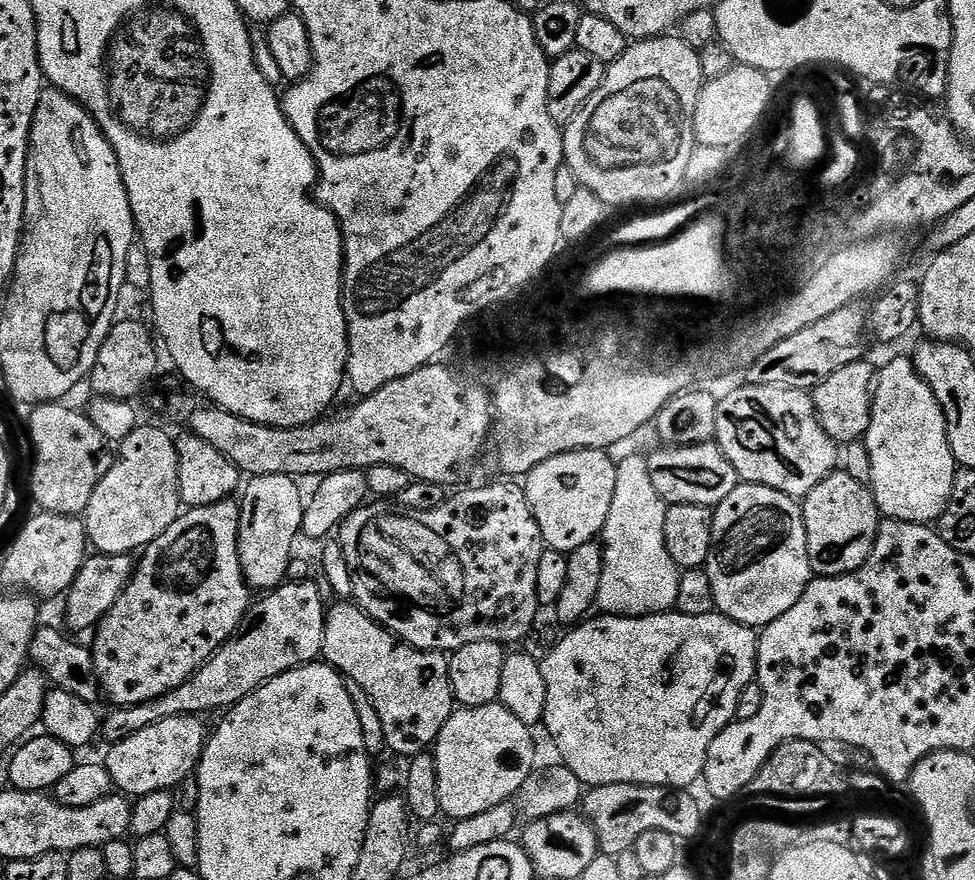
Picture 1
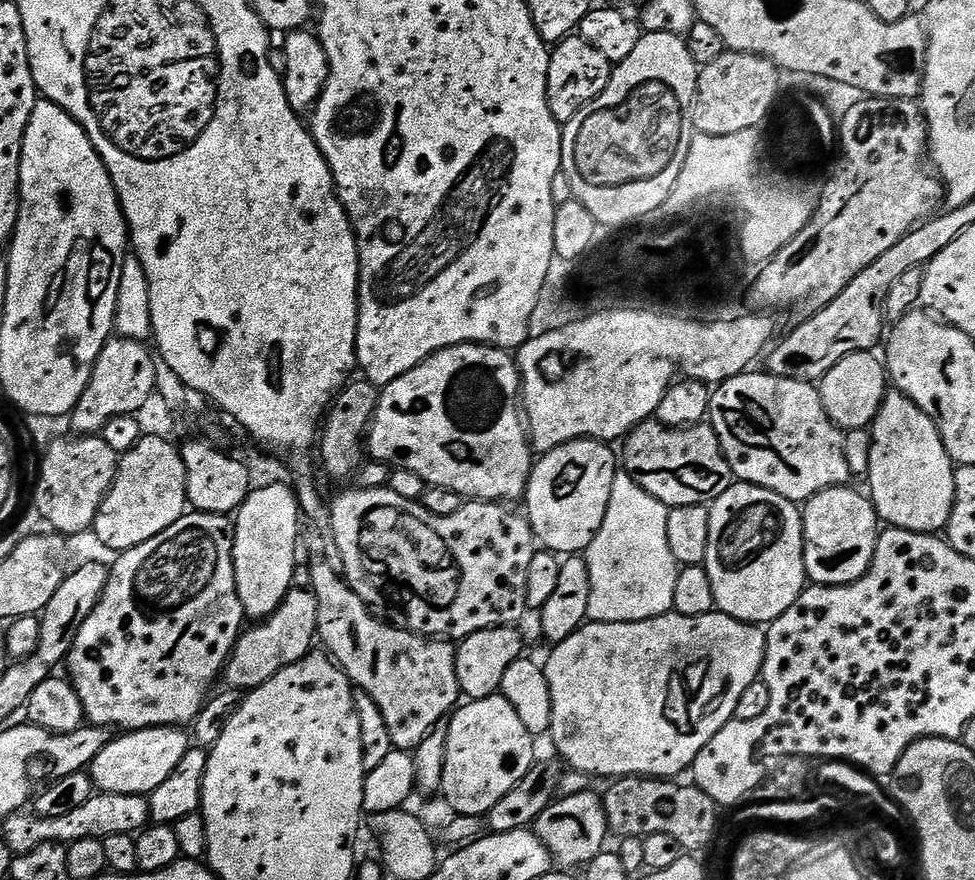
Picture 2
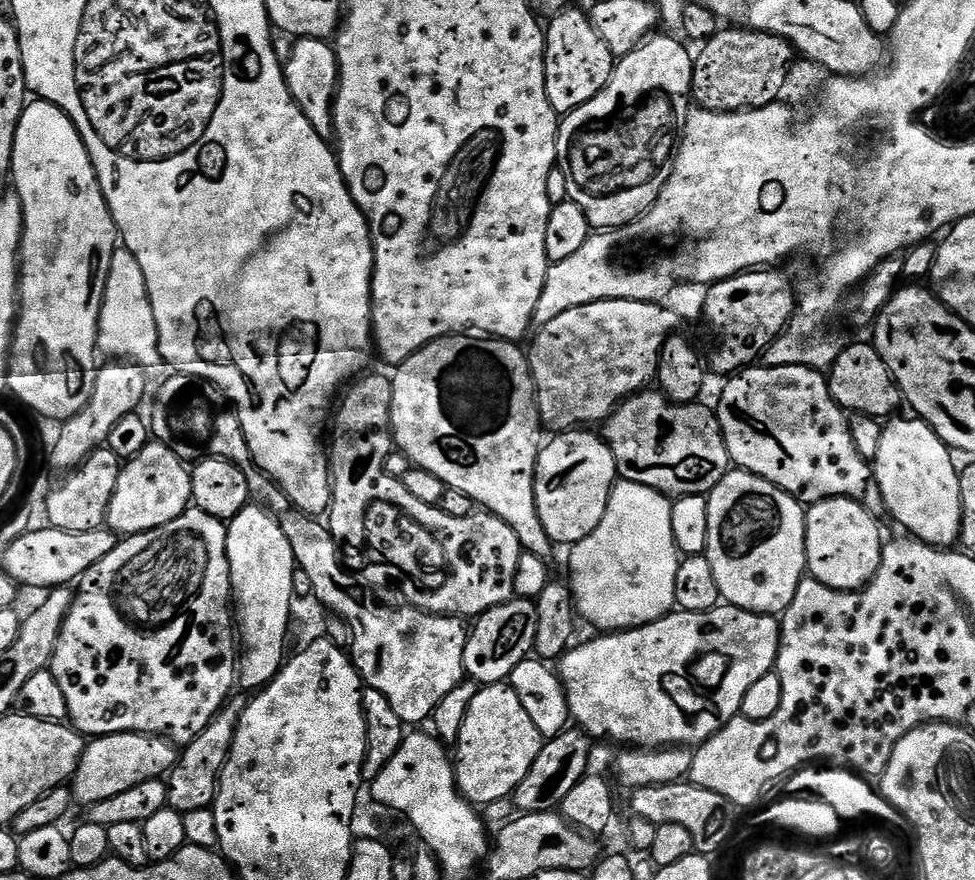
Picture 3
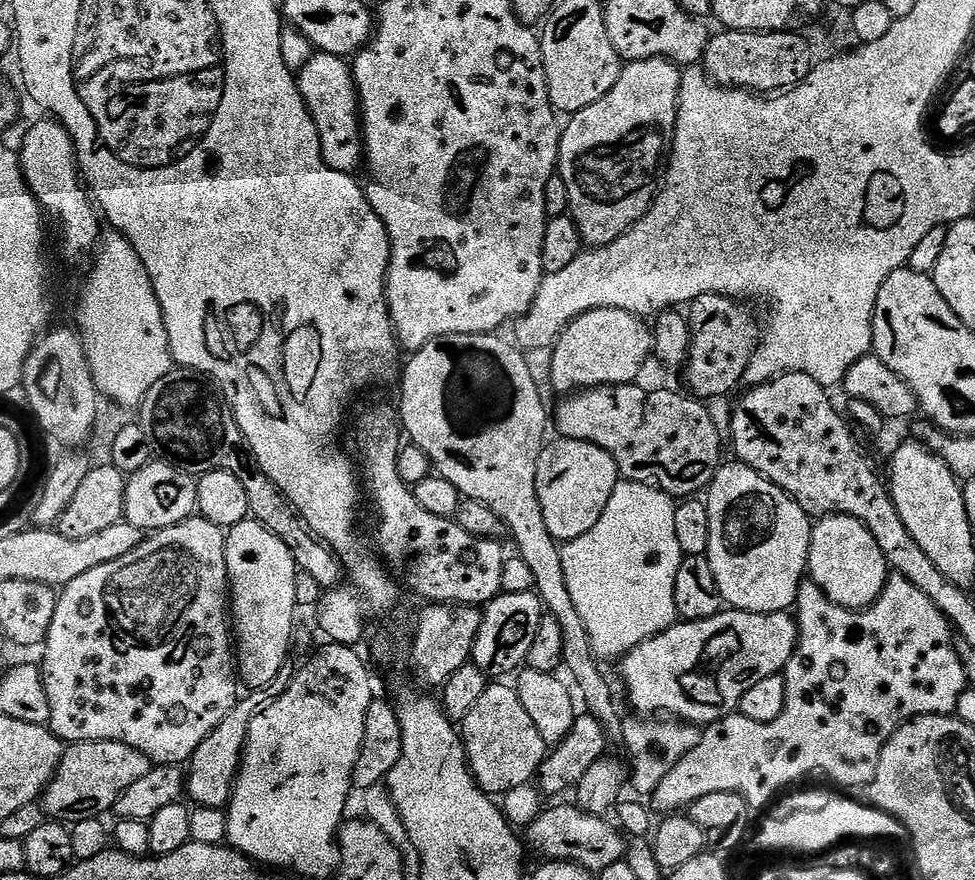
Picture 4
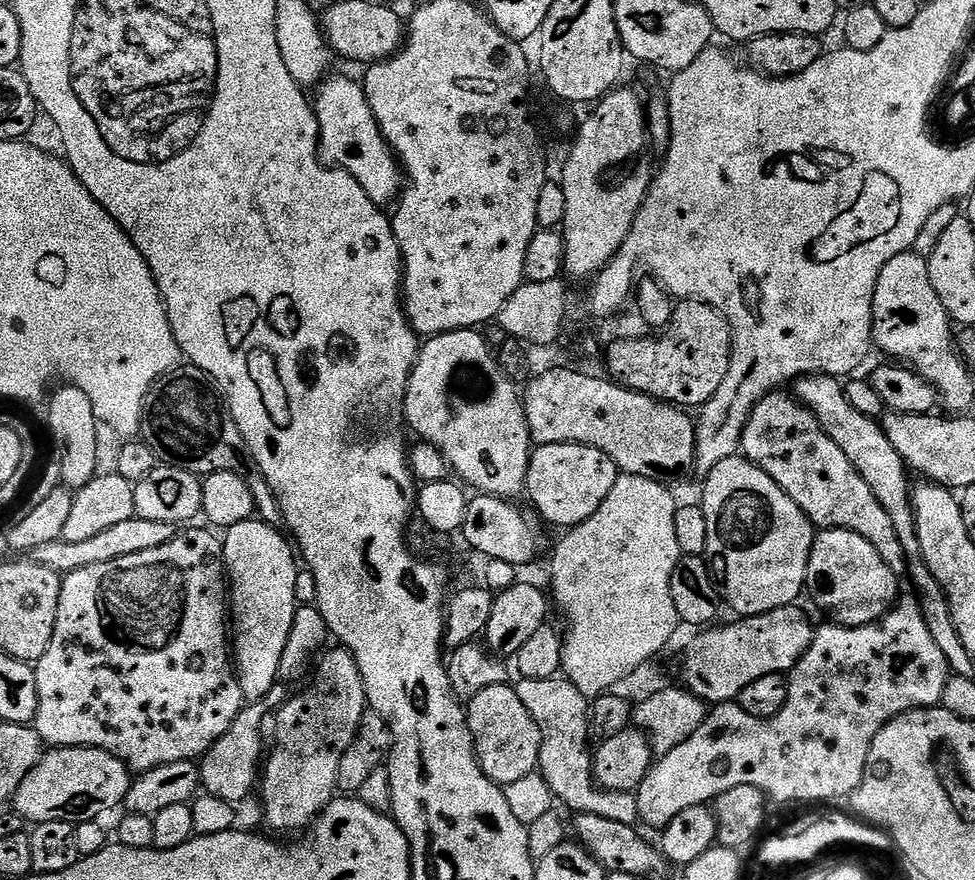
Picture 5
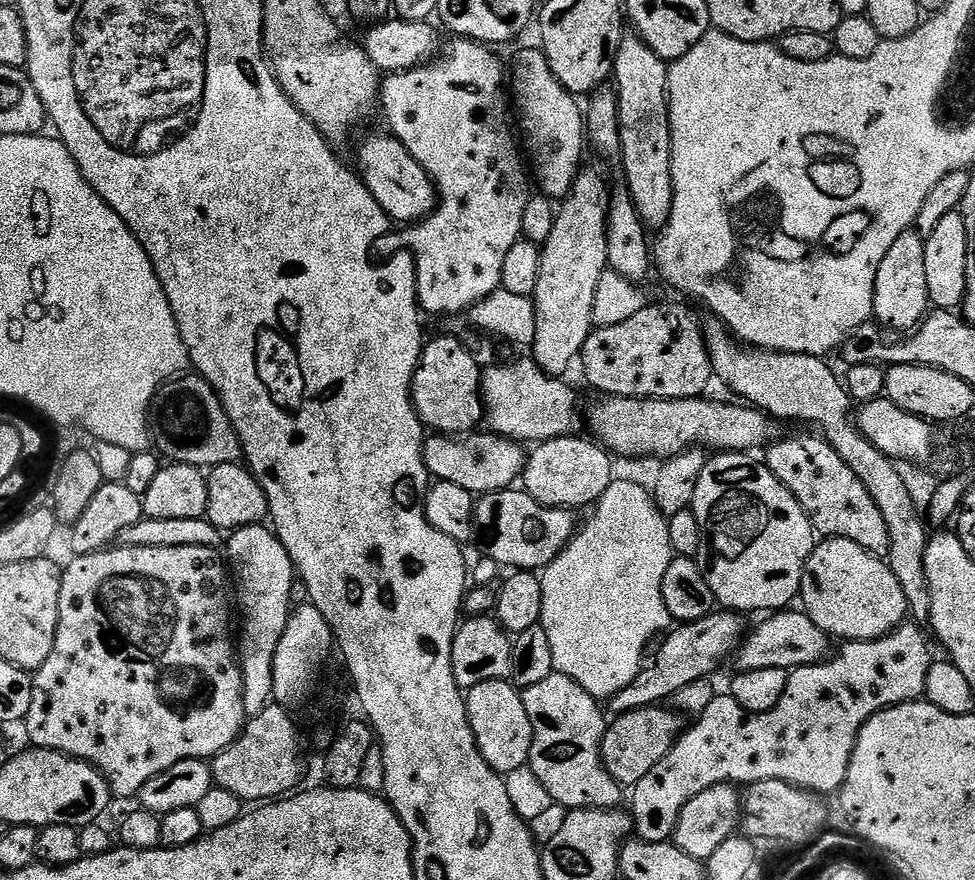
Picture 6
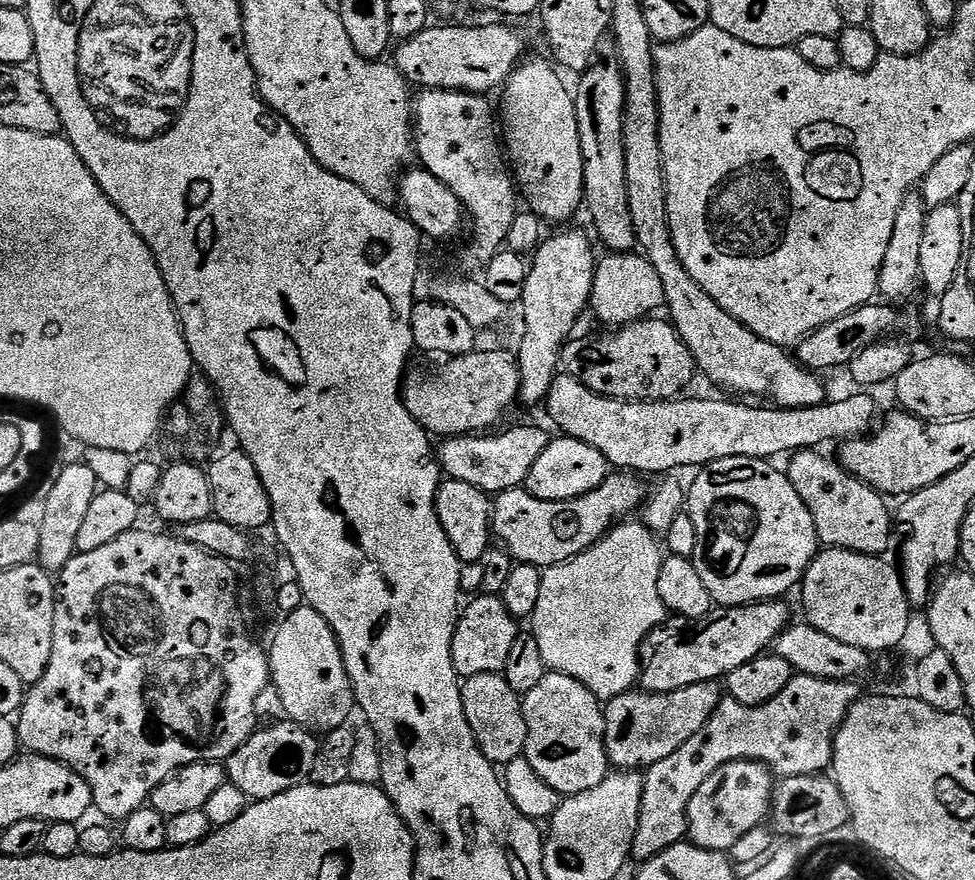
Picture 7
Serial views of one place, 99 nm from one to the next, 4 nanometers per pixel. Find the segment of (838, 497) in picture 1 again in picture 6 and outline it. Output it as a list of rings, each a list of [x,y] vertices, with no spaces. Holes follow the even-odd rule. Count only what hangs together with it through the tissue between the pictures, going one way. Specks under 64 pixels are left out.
[[[837,536],[821,539],[812,549],[804,567],[799,599],[804,600],[803,611],[807,612],[814,626],[818,626],[818,630],[822,630],[829,638],[836,639],[837,636],[840,642],[877,640],[879,636],[887,636],[900,627],[909,615],[906,594],[902,594],[902,586],[898,586],[898,578],[894,578],[887,563],[858,546],[858,542],[850,542]]]

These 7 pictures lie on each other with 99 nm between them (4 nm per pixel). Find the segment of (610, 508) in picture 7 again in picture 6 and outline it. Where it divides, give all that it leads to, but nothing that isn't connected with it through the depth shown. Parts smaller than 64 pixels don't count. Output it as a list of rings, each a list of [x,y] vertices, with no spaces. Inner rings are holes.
[[[515,487],[505,488],[503,492],[485,492],[475,501],[476,514],[474,528],[478,540],[484,543],[483,555],[494,558],[501,566],[512,570],[543,570],[571,542],[578,531],[577,513],[570,508],[546,508],[539,504],[529,492],[517,490]]]

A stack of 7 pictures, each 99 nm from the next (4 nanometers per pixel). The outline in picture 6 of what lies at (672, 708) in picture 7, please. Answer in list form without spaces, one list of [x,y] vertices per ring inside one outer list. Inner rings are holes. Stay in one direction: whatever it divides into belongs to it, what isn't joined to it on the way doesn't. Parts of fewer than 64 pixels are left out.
[[[653,706],[619,713],[616,721],[609,723],[604,730],[602,758],[608,773],[621,786],[634,786],[670,754],[682,731],[681,717],[671,707]]]

